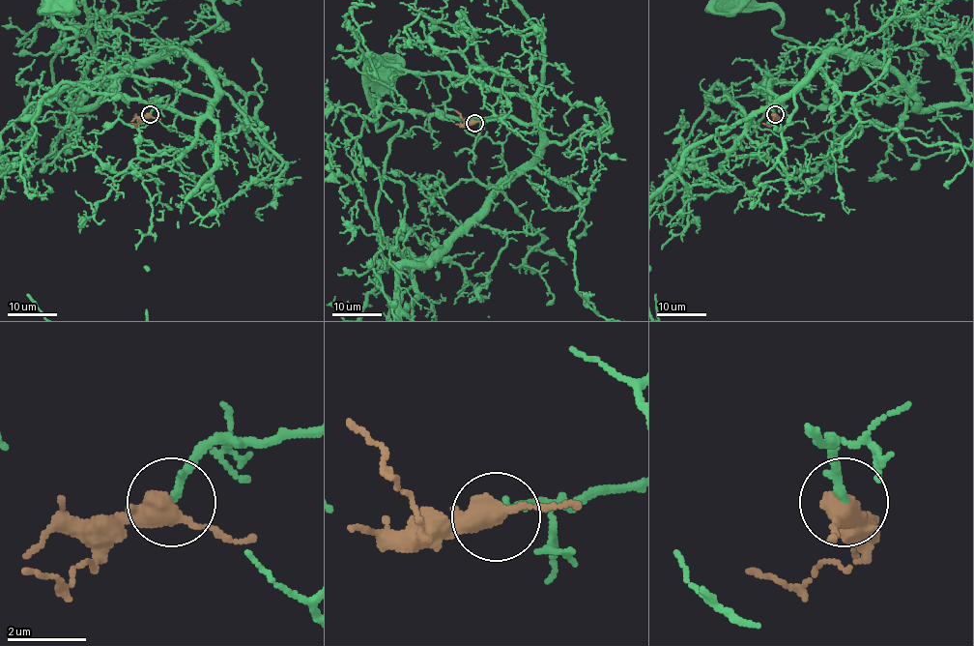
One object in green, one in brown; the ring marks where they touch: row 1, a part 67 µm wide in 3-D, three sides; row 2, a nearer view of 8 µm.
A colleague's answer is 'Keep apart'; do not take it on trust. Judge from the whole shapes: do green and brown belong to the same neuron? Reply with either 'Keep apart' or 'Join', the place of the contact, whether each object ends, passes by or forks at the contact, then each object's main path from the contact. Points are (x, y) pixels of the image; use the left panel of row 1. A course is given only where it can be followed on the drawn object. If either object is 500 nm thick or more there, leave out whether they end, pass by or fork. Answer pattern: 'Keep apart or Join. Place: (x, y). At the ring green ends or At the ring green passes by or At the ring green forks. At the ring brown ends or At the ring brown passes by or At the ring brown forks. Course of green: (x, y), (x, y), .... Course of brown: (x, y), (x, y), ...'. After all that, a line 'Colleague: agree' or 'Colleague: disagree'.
Join. Place: (150, 114). At the ring green ends. At the ring brown passes by. Course of green: (150, 114), (213, 98), (215, 79), (164, 51), (54, 91), (75, 35). Course of brown: (150, 114), (136, 125), (131, 123)
Colleague: disagree

